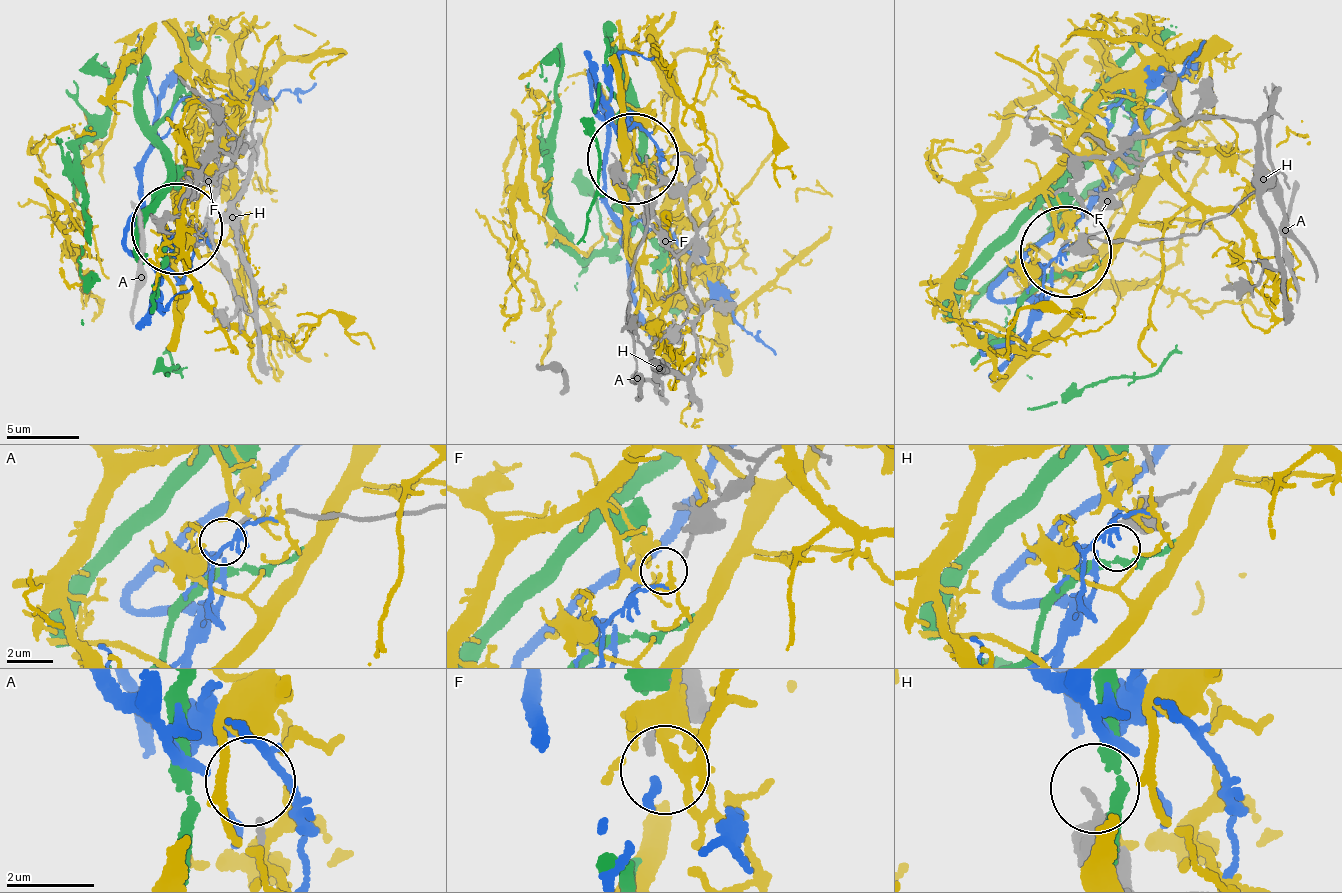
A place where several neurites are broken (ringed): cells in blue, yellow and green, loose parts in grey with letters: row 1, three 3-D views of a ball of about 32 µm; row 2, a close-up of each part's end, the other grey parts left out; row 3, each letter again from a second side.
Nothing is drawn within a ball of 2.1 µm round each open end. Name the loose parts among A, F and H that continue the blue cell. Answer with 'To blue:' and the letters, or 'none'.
To blue: F

